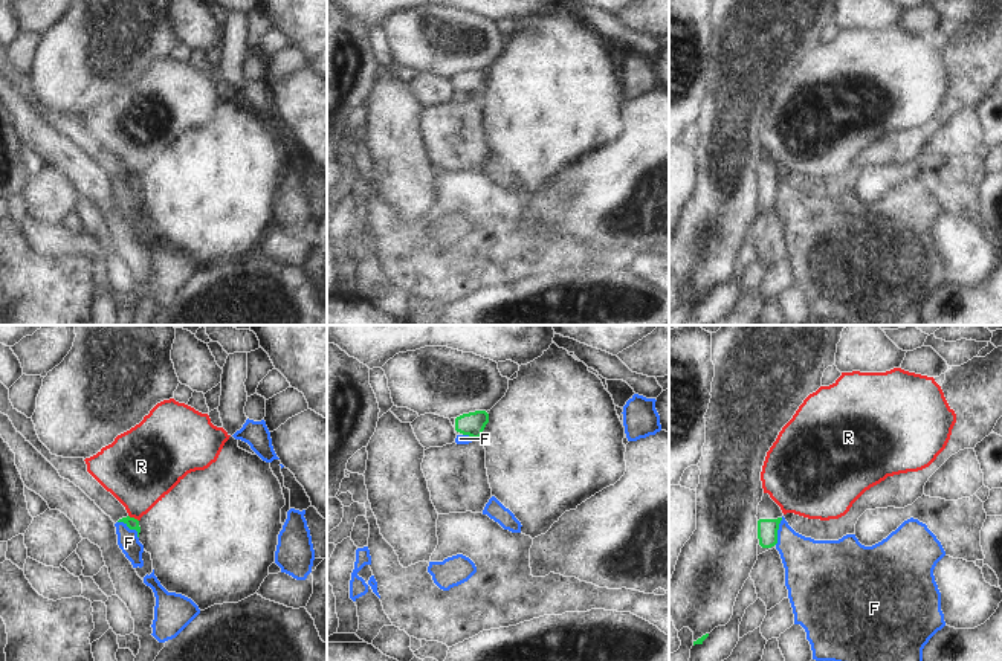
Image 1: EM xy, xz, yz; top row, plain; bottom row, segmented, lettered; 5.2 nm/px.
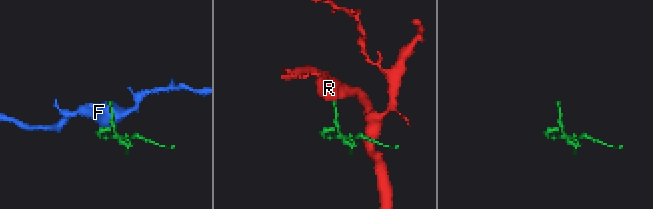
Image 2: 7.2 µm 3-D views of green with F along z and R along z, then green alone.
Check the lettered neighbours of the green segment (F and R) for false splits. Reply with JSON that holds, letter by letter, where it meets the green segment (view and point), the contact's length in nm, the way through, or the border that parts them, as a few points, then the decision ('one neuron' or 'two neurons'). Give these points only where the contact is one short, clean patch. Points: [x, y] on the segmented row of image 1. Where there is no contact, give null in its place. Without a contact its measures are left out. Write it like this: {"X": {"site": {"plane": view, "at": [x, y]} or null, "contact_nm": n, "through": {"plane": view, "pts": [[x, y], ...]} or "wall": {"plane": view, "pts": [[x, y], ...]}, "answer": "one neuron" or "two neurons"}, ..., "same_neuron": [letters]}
{"F": {"site": {"plane": "xy", "at": [130, 528]}, "contact_nm": 140, "wall": {"plane": "xy", "pts": [[118, 521], [133, 528], [138, 538]]}, "answer": "two neurons"}, "R": {"site": {"plane": "xy", "at": [133, 518]}, "contact_nm": 70, "wall": {"plane": "xy", "pts": [[129, 515], [138, 521]]}, "answer": "two neurons"}, "same_neuron": []}

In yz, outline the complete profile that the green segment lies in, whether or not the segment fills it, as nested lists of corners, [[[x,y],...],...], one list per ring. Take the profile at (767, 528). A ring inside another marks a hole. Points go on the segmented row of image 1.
[[[764,493],[762,501],[758,505],[758,556],[776,548],[777,543],[777,530],[782,521],[781,507],[770,498],[768,493]]]

